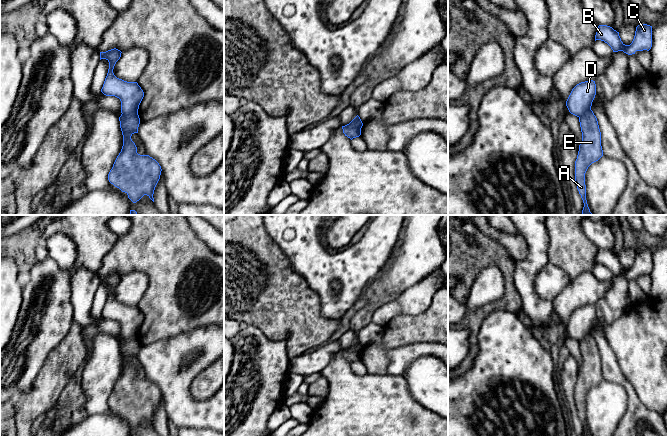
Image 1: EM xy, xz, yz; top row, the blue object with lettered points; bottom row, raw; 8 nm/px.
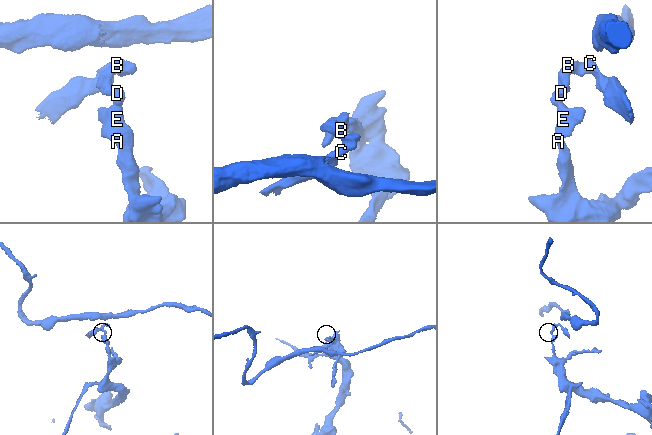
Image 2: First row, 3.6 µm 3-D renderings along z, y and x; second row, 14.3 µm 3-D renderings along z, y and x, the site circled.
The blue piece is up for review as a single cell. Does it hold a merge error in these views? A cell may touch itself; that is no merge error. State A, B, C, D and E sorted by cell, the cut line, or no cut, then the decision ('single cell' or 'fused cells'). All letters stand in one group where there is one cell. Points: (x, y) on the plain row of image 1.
groups A E / B C D; cut xy (122, 337), (137, 338); fused cells

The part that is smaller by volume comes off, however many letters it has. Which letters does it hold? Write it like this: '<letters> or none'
B, C, D

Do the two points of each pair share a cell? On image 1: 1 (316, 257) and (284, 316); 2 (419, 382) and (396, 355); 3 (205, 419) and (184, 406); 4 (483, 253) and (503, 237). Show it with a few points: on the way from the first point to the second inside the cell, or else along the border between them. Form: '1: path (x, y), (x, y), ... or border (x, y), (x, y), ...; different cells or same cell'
1: border (289, 261), (292, 269), (305, 280), (319, 297); different cells
2: border (427, 355), (414, 359), (402, 375); different cells
3: path (200, 414), (193, 414), (189, 411); same cell
4: border (477, 229), (498, 242), (513, 259); different cells

